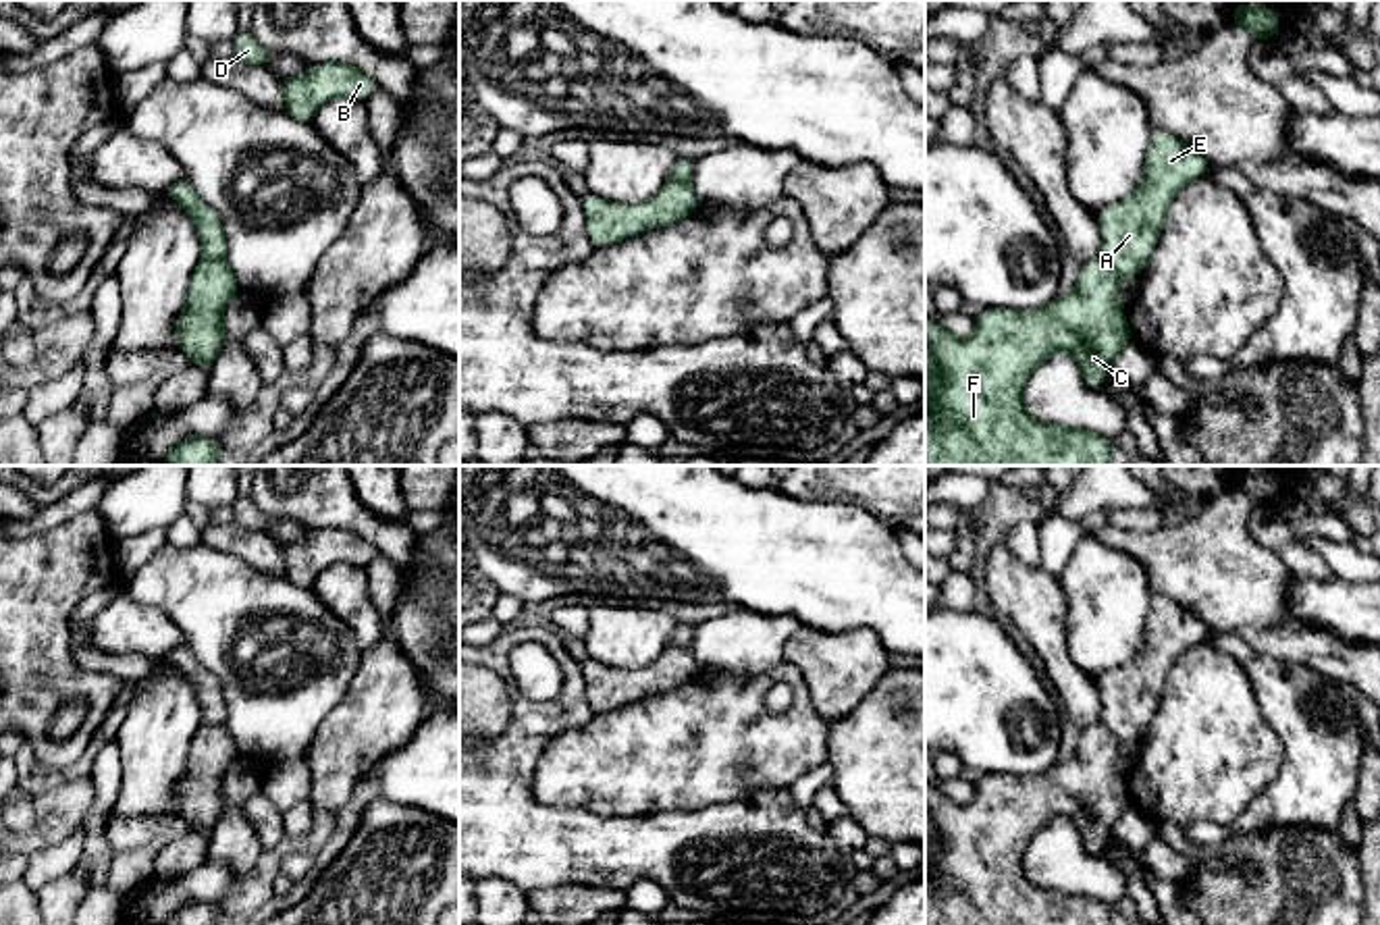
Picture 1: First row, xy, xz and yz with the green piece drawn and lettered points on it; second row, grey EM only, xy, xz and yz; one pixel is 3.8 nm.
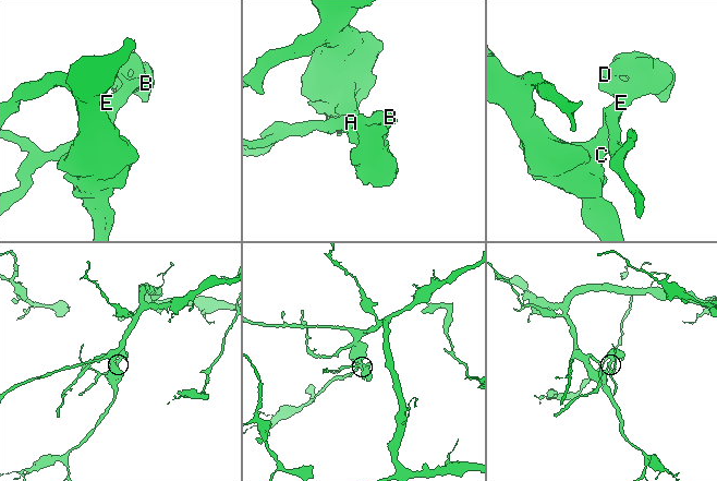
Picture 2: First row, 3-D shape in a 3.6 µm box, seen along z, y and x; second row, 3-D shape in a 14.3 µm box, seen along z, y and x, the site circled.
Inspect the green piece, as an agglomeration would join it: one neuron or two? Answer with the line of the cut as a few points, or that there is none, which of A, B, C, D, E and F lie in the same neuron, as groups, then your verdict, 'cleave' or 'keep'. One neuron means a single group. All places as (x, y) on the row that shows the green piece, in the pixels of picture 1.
cut xy (202, 258), (223, 260); groups A B D E / C F; cleave

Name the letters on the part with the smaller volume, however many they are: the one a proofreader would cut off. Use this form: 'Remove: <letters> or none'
Remove: A, B, D, E

